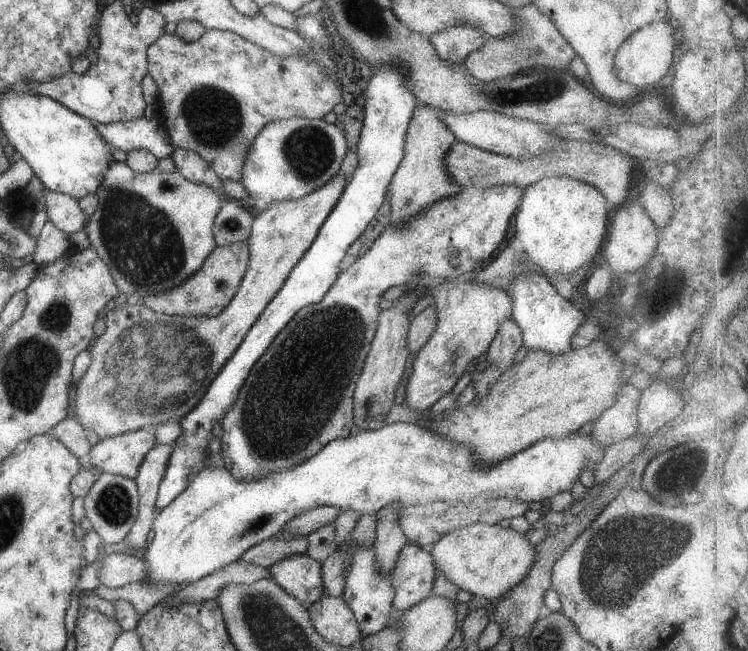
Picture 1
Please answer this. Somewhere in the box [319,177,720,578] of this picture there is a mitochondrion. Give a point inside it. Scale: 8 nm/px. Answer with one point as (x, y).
(669, 284)

